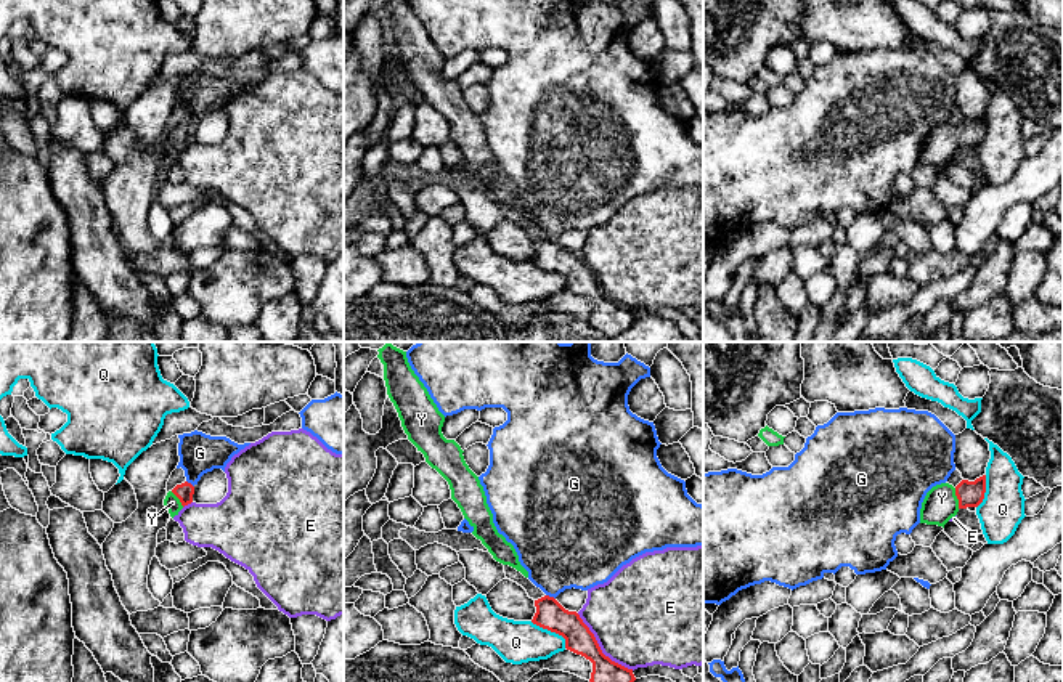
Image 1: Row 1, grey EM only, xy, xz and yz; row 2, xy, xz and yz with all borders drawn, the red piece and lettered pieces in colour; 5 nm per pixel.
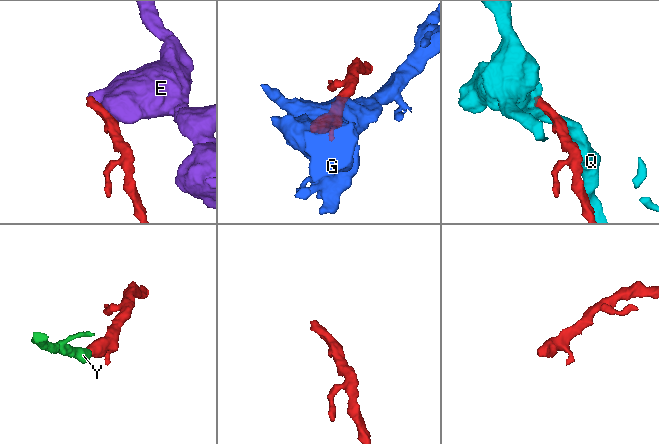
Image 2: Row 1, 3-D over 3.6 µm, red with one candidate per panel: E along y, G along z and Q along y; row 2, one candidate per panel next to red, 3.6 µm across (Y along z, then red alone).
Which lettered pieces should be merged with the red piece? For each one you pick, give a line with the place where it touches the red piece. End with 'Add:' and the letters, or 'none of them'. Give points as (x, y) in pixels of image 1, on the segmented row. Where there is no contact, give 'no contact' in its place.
Y: contact yz (957, 498)
Add: Y

